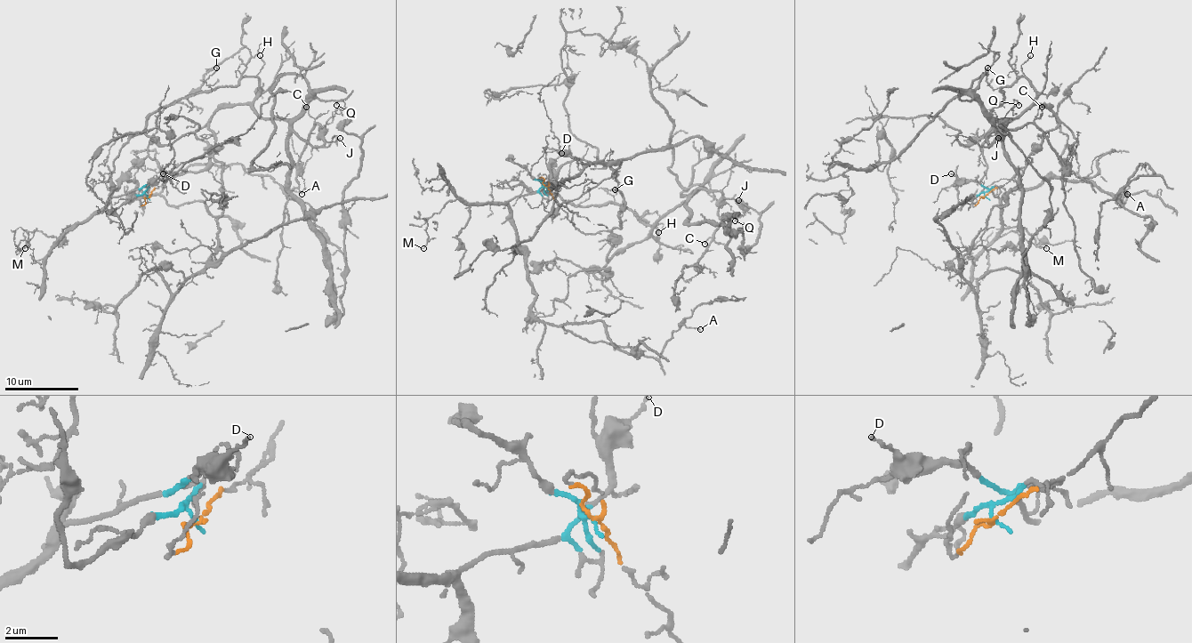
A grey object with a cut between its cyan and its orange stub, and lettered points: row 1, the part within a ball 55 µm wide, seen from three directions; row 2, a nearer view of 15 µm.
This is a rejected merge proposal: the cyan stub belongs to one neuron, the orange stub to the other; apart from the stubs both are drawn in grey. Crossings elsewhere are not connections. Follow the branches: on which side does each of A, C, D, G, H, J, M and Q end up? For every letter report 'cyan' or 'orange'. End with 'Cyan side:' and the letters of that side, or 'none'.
A: cyan
C: orange
D: cyan
G: orange
H: orange
J: orange
M: cyan
Q: orange
Cyan side: A, D, M

